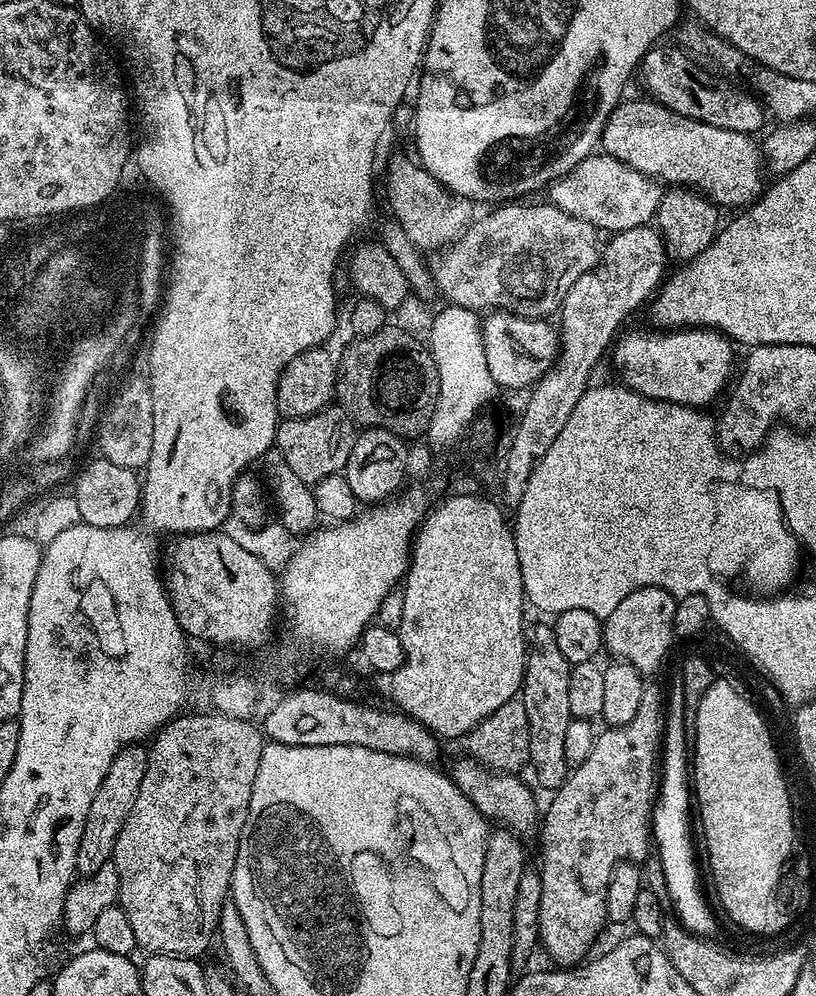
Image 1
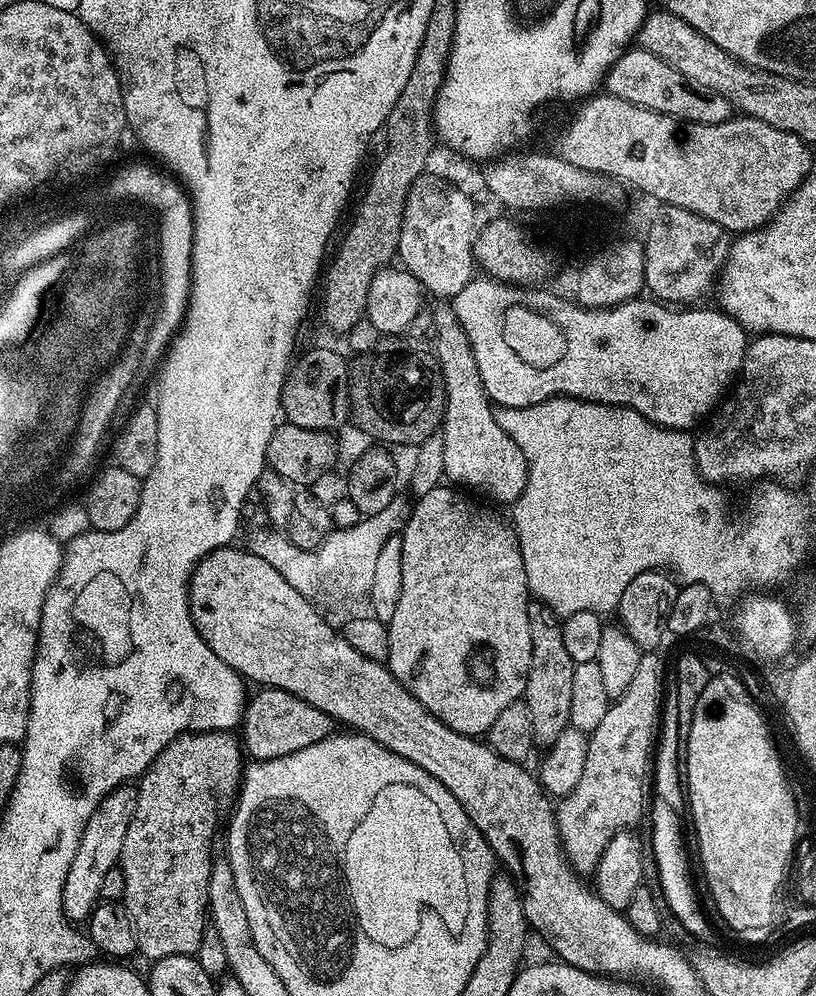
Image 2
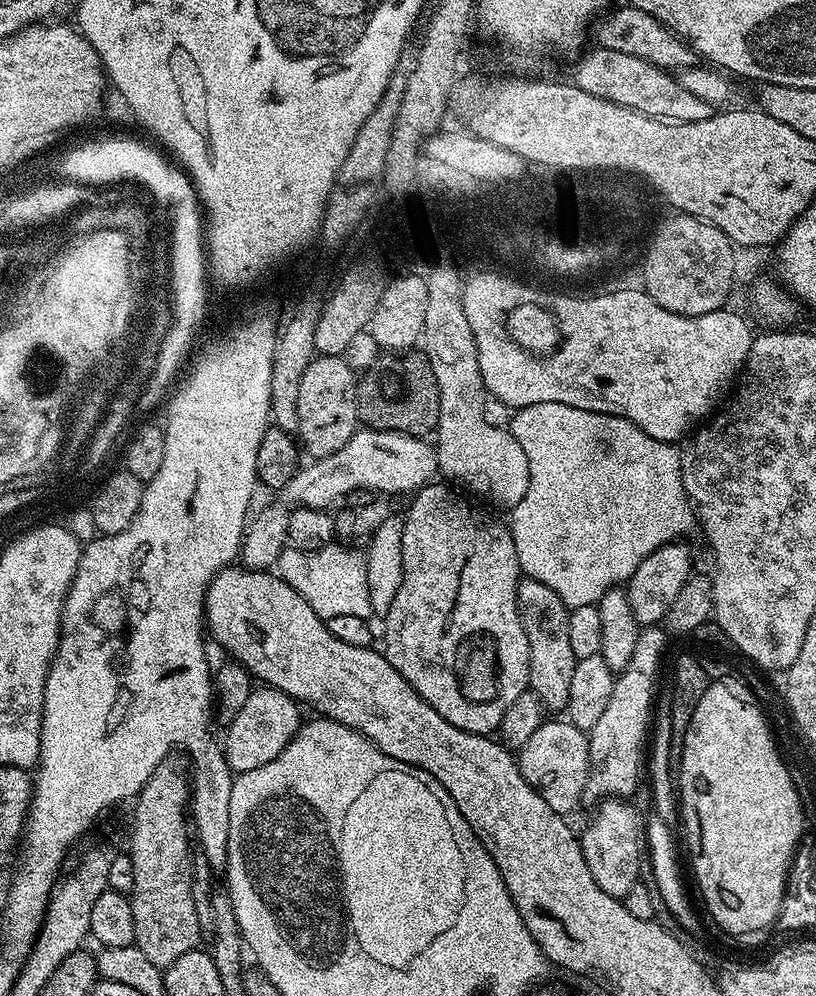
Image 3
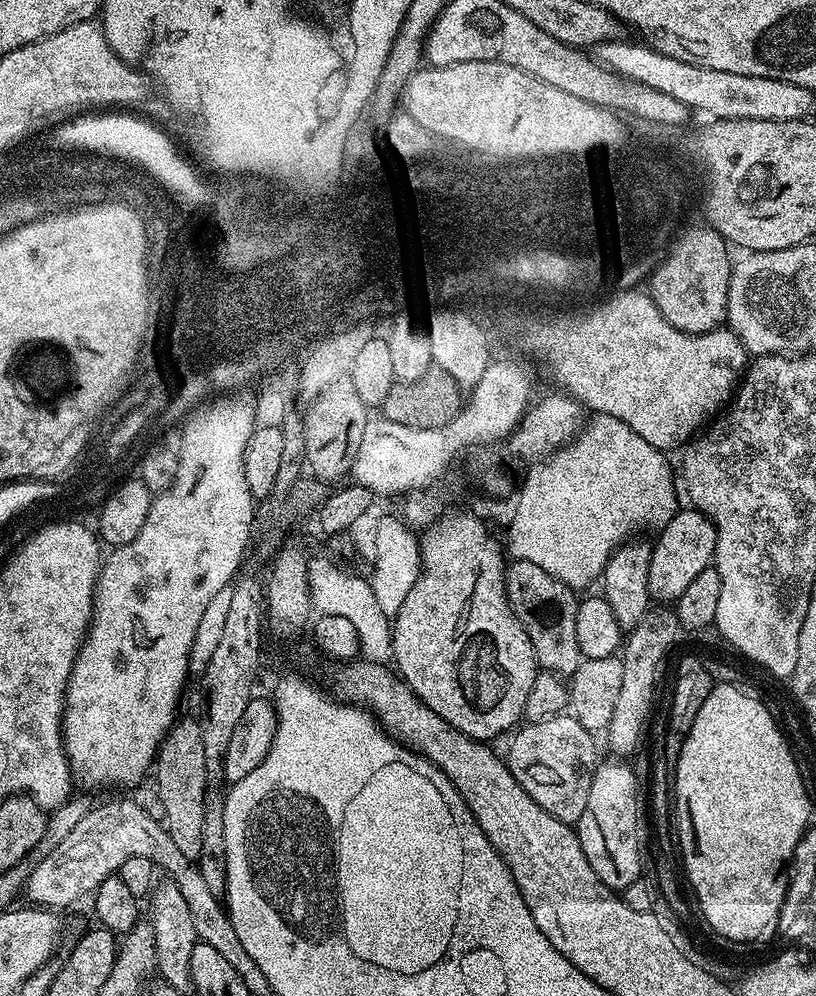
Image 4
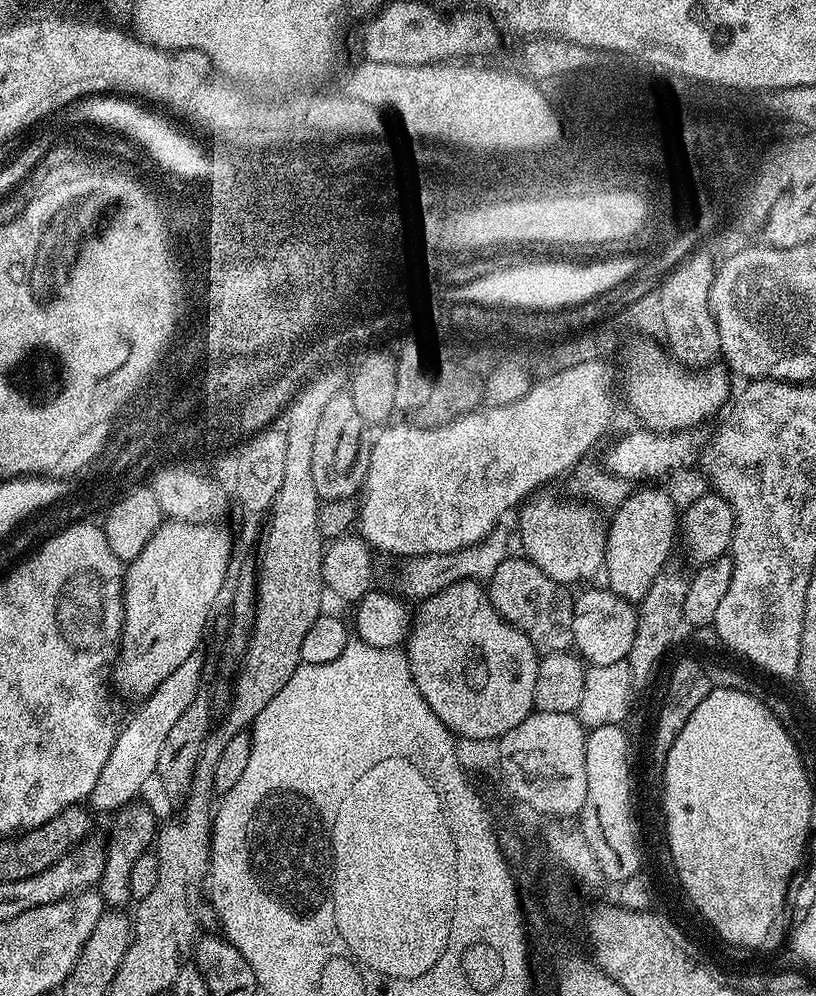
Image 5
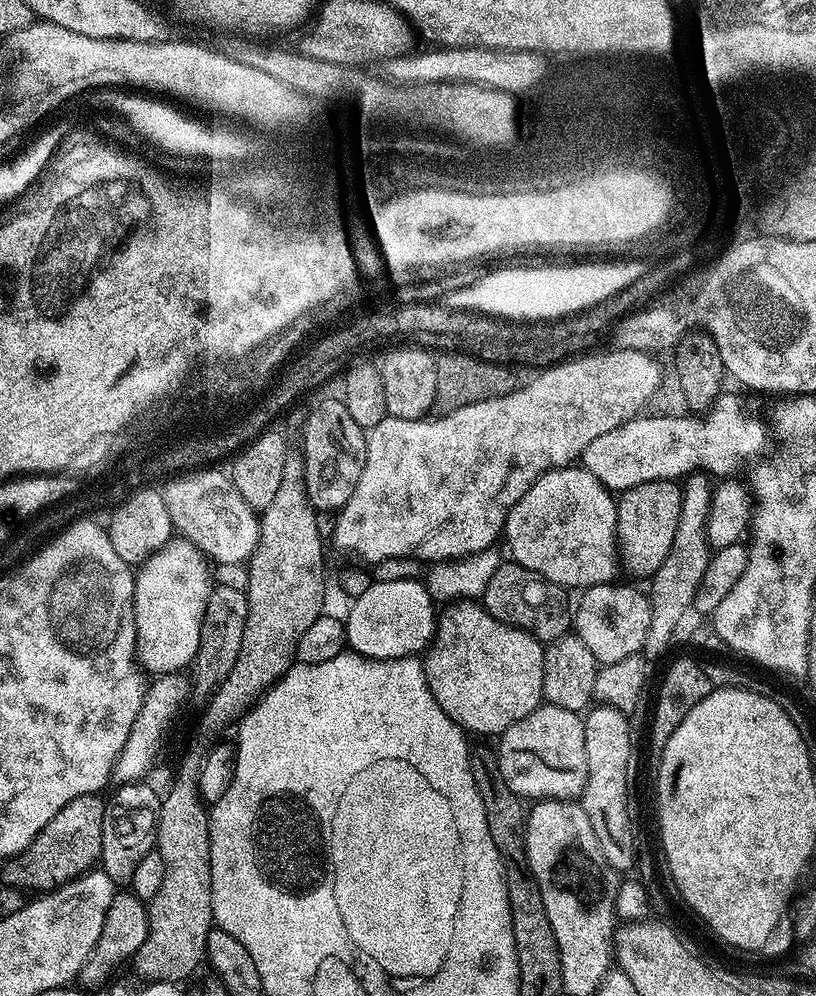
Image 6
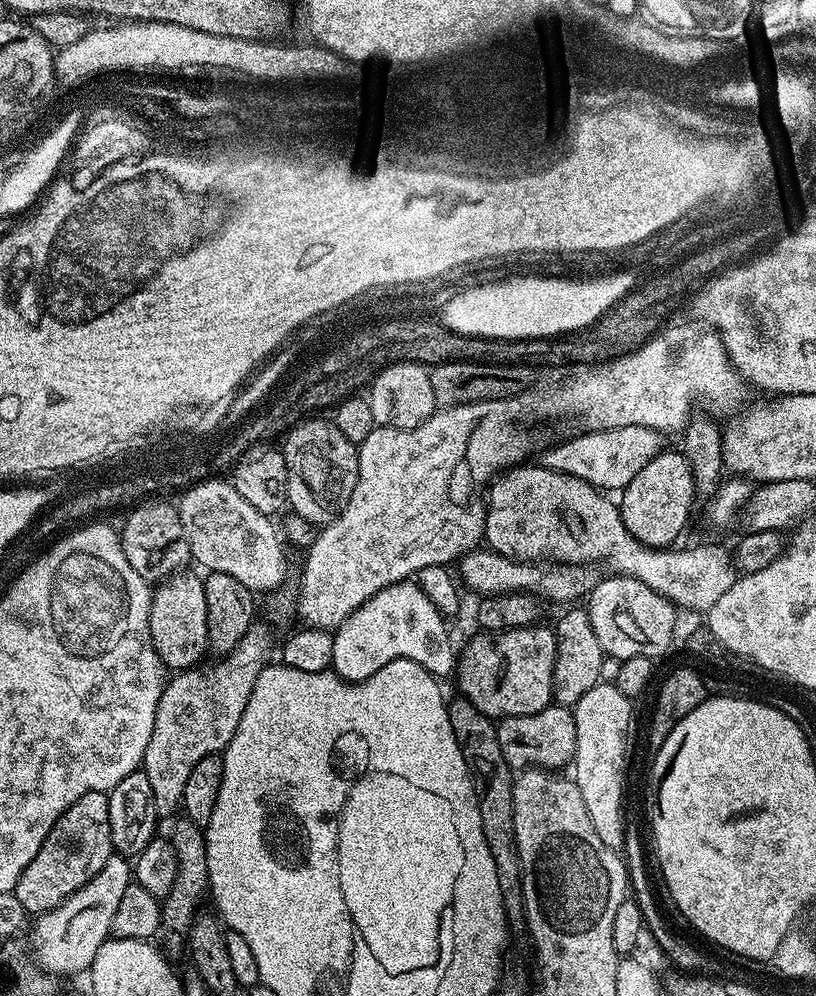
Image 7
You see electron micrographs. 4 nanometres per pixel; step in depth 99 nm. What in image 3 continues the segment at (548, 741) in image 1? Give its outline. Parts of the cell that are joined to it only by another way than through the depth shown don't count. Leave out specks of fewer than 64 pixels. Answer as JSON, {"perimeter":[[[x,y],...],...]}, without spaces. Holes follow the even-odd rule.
{"perimeter":[[[521,579],[518,586],[518,610],[530,646],[528,688],[535,692],[541,705],[549,713],[560,714],[567,709],[570,698],[570,681],[577,659],[570,646],[569,608],[544,582]],[[552,711],[552,712],[551,712]]]}

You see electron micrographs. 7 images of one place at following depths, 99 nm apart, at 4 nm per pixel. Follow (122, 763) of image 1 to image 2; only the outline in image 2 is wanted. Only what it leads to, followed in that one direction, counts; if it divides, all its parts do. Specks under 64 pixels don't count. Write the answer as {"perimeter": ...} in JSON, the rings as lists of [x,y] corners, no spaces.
{"perimeter":[[[121,786],[105,794],[94,814],[90,814],[90,822],[86,822],[80,839],[78,854],[74,854],[74,862],[70,862],[66,886],[62,886],[62,910],[65,920],[84,922],[92,915],[92,909],[96,907],[104,891],[106,874],[110,874],[110,870],[119,865],[122,842],[126,842],[126,830],[130,830],[135,809],[136,788]]]}

